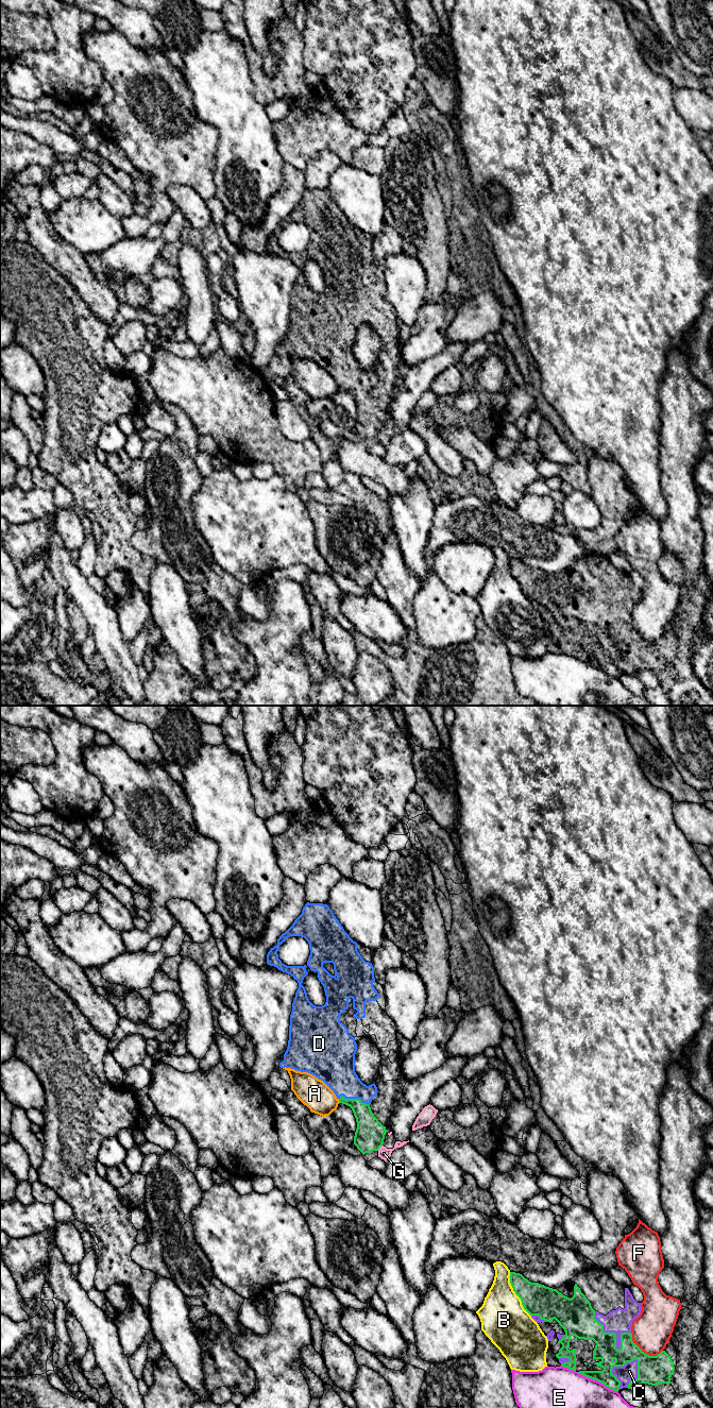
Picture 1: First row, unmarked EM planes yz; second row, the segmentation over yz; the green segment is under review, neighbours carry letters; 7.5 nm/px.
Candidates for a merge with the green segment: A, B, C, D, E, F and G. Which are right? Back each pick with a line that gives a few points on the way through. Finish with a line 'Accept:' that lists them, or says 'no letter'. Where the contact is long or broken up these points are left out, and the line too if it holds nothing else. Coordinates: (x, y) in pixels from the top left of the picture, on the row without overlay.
Accept: C, D

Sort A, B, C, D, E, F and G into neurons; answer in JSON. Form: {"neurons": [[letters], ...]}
{"neurons": [["A"], ["B"], ["C", "D"], ["E"], ["F"], ["G"]]}

